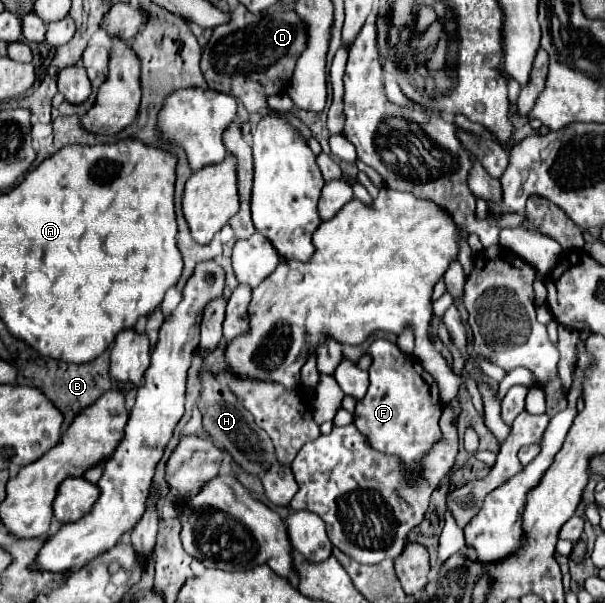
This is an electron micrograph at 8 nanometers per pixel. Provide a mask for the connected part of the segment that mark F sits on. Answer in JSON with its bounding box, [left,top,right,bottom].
[354,339,442,483]

